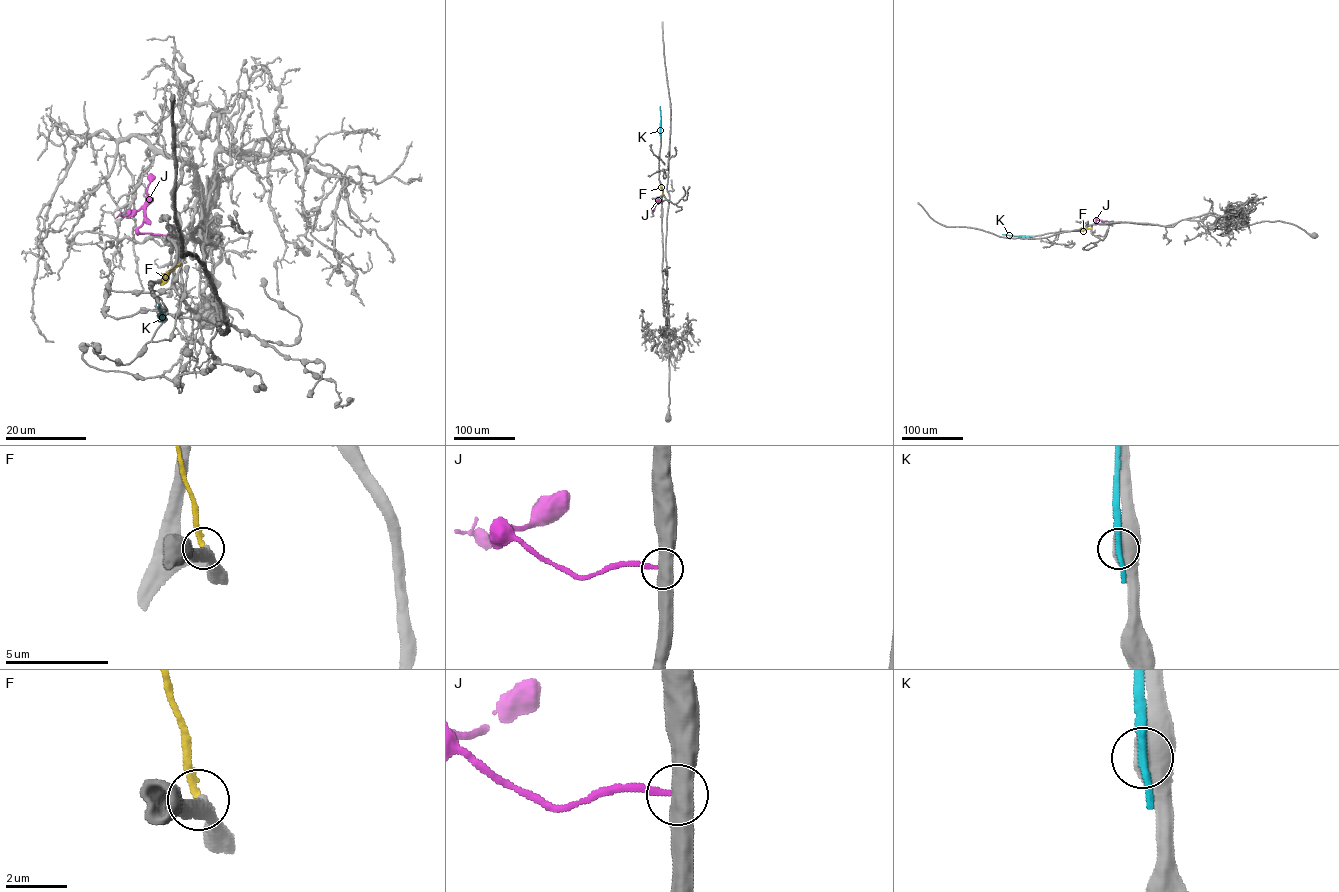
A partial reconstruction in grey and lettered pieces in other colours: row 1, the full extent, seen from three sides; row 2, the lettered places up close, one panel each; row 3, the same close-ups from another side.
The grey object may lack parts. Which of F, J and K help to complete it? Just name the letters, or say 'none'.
none

